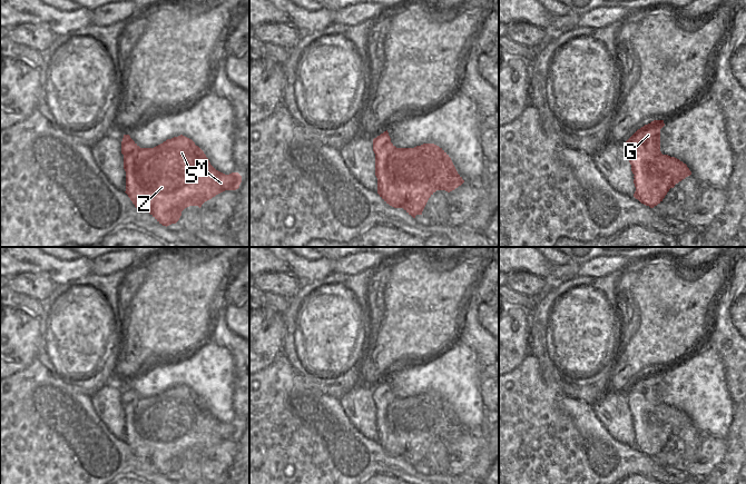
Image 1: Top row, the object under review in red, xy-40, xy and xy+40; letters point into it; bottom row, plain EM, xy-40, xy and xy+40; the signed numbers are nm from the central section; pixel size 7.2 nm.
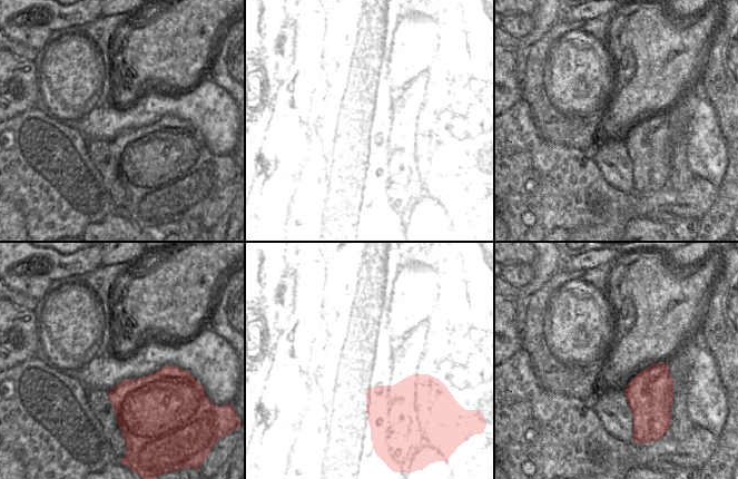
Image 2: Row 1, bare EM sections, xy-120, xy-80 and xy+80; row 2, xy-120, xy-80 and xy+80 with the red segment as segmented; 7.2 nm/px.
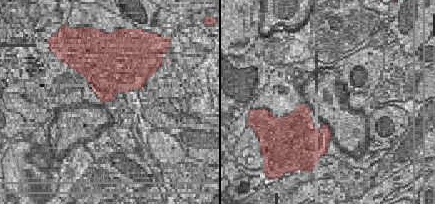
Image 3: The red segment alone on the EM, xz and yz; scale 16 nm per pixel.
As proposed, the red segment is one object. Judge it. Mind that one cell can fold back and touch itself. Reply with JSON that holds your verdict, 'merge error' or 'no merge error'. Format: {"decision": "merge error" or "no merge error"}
{"decision": "merge error"}

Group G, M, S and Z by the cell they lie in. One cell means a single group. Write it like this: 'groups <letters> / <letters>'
groups G / M S Z

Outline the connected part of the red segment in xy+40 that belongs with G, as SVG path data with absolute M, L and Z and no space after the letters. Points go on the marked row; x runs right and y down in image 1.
M654 120L626 141L634 184L638 185L638 194L650 208L660 204L671 188L670 179L655 177L649 171L649 165L661 155L660 129L664 126L664 120Z

